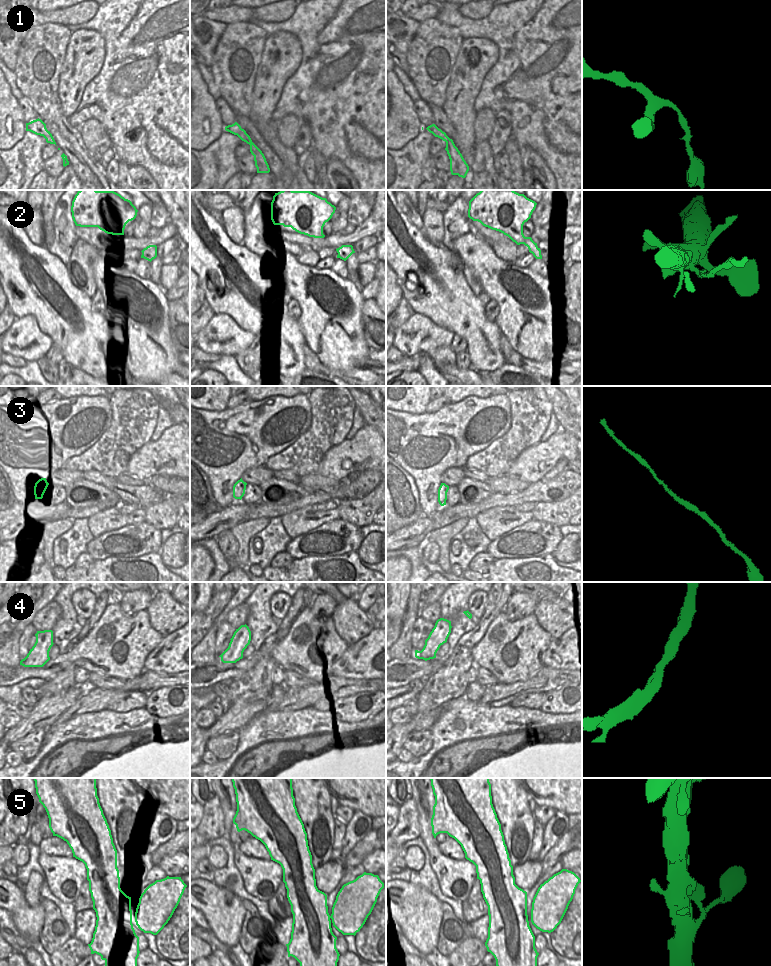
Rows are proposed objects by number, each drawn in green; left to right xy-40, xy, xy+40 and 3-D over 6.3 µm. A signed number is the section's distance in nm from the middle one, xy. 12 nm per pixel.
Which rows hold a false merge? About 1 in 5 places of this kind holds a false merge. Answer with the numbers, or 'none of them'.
2

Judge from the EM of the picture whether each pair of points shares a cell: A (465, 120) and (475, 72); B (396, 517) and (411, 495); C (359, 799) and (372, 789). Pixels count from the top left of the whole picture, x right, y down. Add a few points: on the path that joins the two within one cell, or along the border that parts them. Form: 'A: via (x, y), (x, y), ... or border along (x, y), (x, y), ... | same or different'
A: via (465, 108), (465, 84) | same
B: via (402, 515), (402, 504), (404, 502) | same
C: via (362, 796), (369, 789) | same

